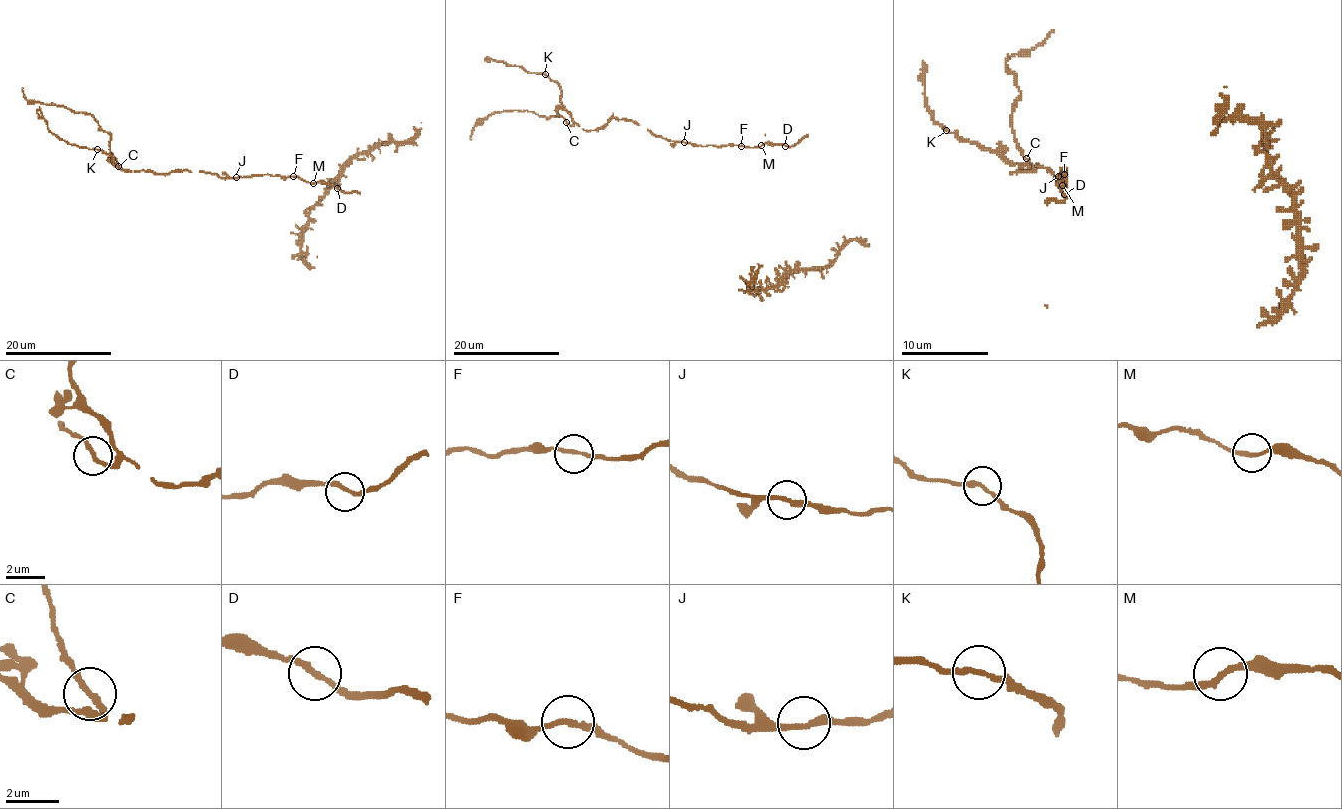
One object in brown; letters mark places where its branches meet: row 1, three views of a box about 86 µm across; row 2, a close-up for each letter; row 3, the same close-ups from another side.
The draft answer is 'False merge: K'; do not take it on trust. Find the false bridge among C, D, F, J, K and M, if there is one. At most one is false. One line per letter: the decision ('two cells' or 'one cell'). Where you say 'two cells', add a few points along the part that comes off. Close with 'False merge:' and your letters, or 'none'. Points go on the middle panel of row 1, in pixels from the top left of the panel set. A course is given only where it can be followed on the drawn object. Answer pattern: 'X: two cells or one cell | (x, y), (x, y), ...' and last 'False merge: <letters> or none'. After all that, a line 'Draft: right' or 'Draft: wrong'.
C: one cell
D: one cell
F: one cell
J: one cell
K: one cell
M: one cell
False merge: none
Draft: wrong

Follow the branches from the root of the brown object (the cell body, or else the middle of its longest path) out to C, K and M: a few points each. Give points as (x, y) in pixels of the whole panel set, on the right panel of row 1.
C: (1064, 200), (1064, 172), (1056, 176), (1036, 165), (1019, 172), (1038, 165), (1025, 159)
K: (1064, 200), (1064, 172), (1056, 176), (1036, 165), (1019, 172), (1038, 165), (1008, 163), (946, 130)
M: (1064, 200), (1060, 189), (1062, 185)

